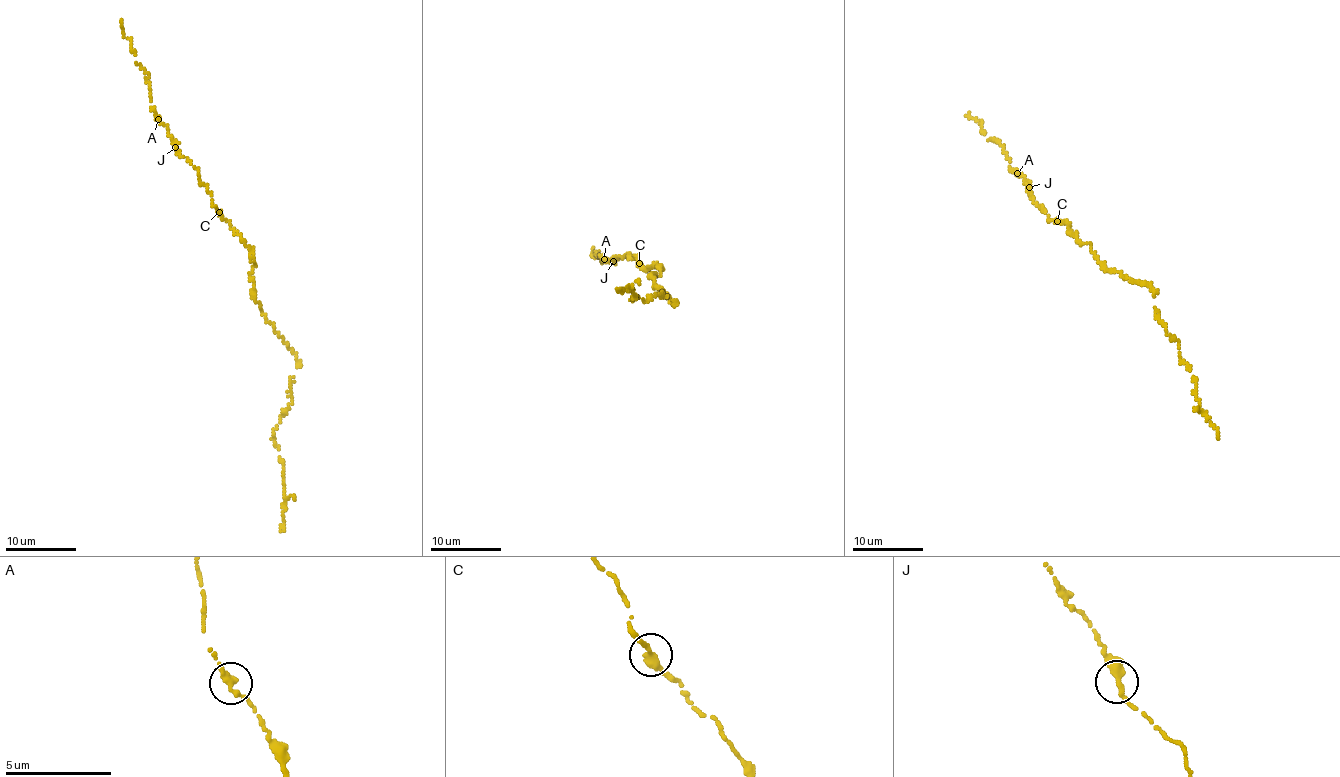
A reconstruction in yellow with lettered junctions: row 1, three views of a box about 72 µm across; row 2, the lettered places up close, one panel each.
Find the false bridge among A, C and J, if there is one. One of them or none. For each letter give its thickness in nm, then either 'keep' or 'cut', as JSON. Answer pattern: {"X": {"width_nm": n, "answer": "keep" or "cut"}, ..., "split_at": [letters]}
{"A": {"width_nm": 320, "answer": "keep"}, "C": {"width_nm": 320, "answer": "keep"}, "J": {"width_nm": 360, "answer": "keep"}, "split_at": []}

